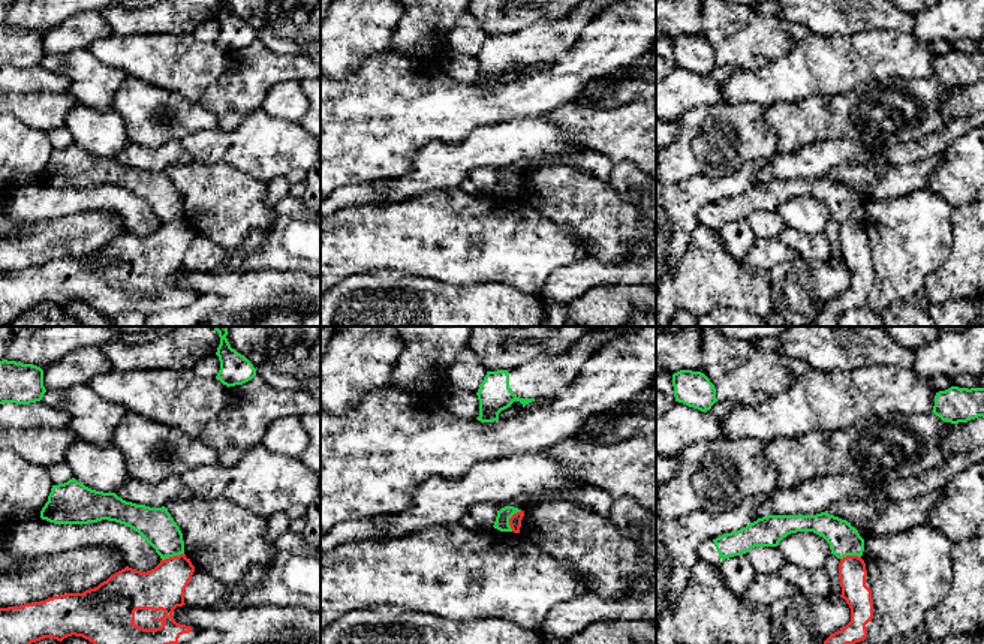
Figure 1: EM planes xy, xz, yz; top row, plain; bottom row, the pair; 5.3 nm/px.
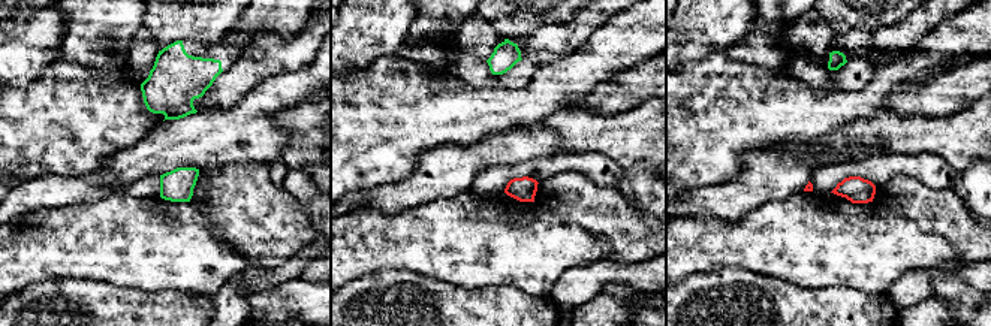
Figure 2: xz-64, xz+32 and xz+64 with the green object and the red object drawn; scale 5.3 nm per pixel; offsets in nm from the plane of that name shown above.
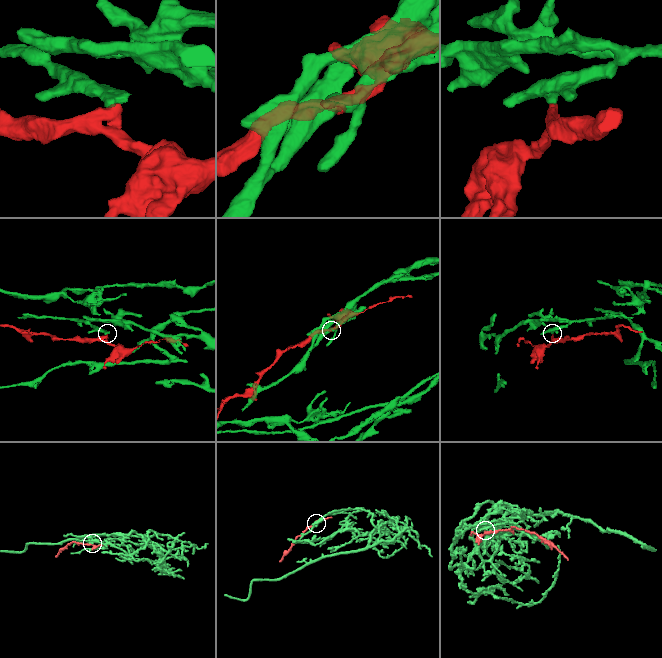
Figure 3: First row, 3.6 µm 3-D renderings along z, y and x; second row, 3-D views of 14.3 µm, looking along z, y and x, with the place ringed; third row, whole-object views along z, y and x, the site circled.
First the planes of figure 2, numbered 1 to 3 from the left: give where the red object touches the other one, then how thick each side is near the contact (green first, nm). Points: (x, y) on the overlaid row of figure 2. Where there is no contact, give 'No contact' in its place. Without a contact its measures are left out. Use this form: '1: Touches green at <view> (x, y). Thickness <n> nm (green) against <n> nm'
1: No contact
2: No contact
3: No contact

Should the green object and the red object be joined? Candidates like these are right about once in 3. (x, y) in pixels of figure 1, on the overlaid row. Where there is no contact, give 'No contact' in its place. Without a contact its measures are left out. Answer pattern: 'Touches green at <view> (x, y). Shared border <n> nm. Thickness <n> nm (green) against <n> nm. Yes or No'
Touches green at xz (508, 520). Shared border 130 nm. Thickness 80 nm (green) against 60 nm. No

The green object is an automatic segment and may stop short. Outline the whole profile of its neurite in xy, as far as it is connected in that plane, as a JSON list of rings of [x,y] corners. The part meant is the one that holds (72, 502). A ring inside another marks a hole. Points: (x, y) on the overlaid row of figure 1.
[[[75,478],[52,485],[40,518],[54,524],[88,524],[102,520],[138,532],[162,560],[184,554],[183,533],[168,509],[126,502],[115,493],[96,491]]]

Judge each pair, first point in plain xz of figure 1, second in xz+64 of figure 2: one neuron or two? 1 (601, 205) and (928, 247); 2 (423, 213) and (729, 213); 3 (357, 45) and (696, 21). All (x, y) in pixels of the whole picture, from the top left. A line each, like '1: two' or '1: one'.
1: two
2: two
3: one

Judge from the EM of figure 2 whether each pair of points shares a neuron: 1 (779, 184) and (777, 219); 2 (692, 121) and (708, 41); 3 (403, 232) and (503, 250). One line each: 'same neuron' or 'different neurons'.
1: different neurons
2: different neurons
3: same neuron

